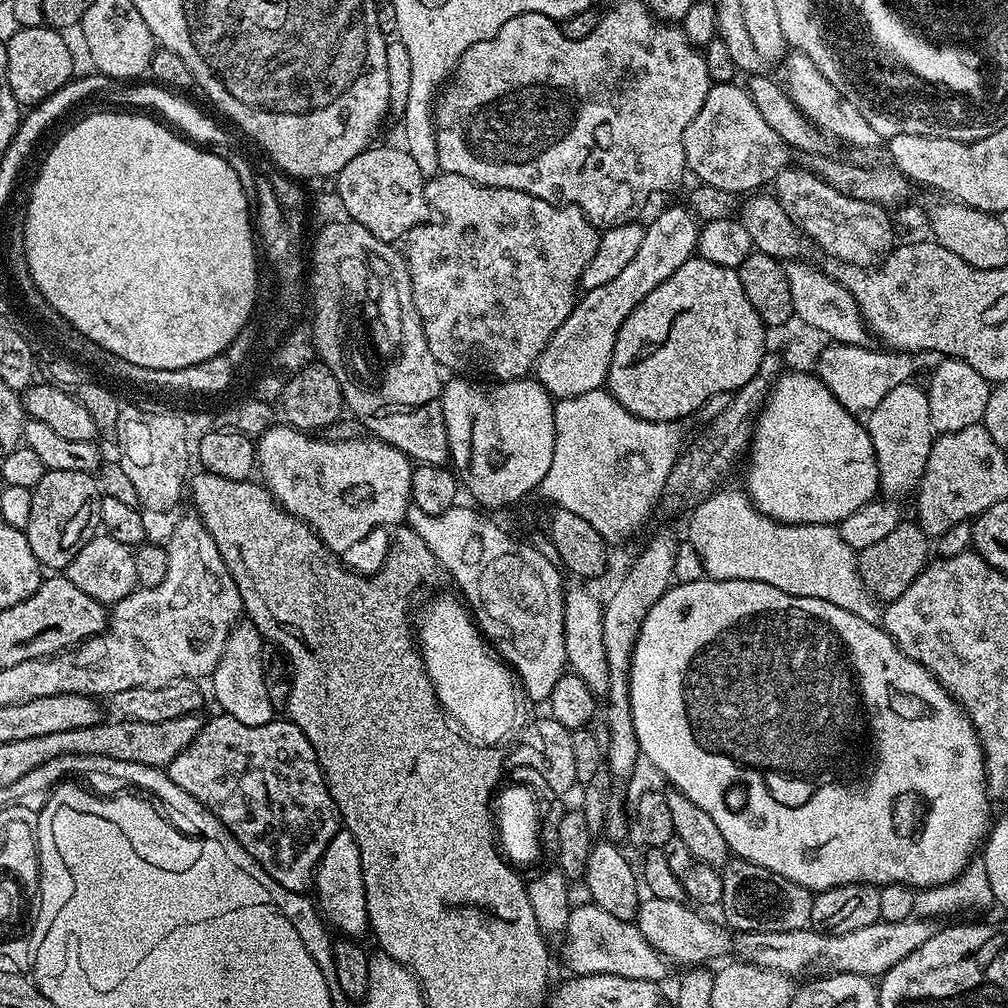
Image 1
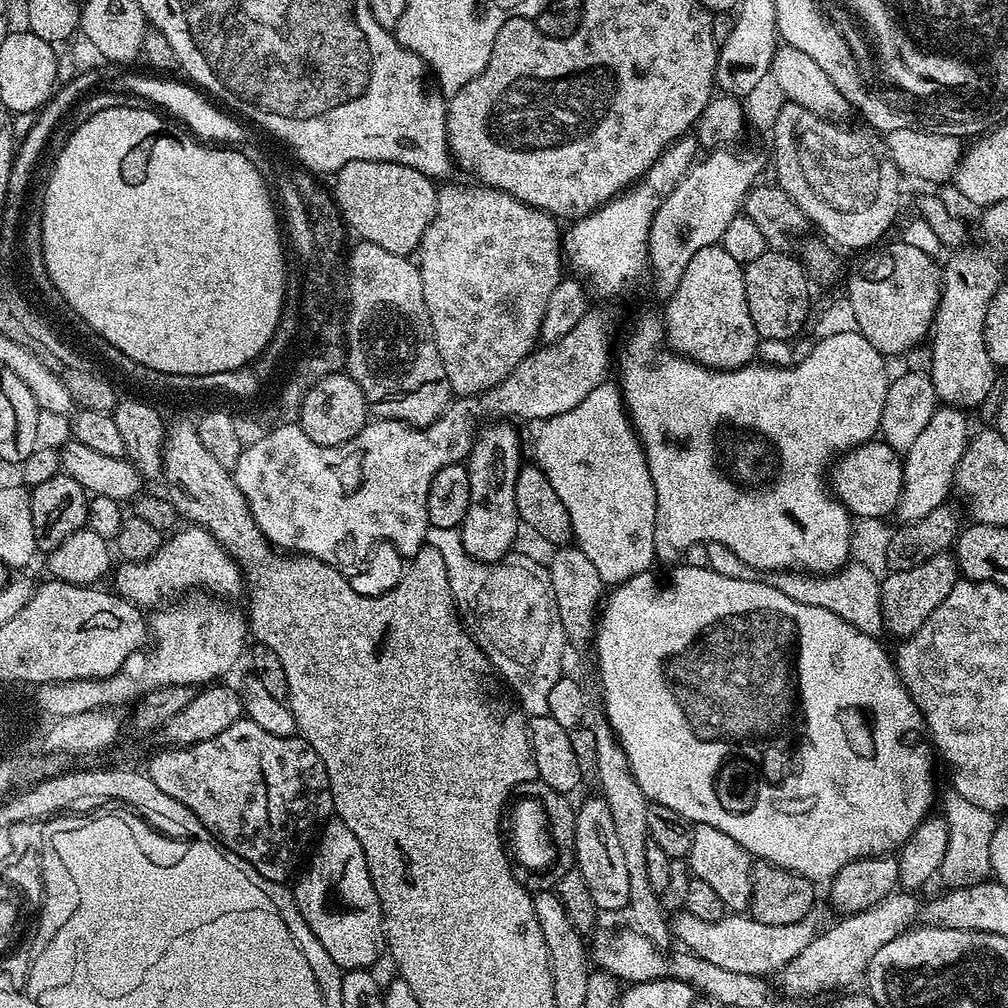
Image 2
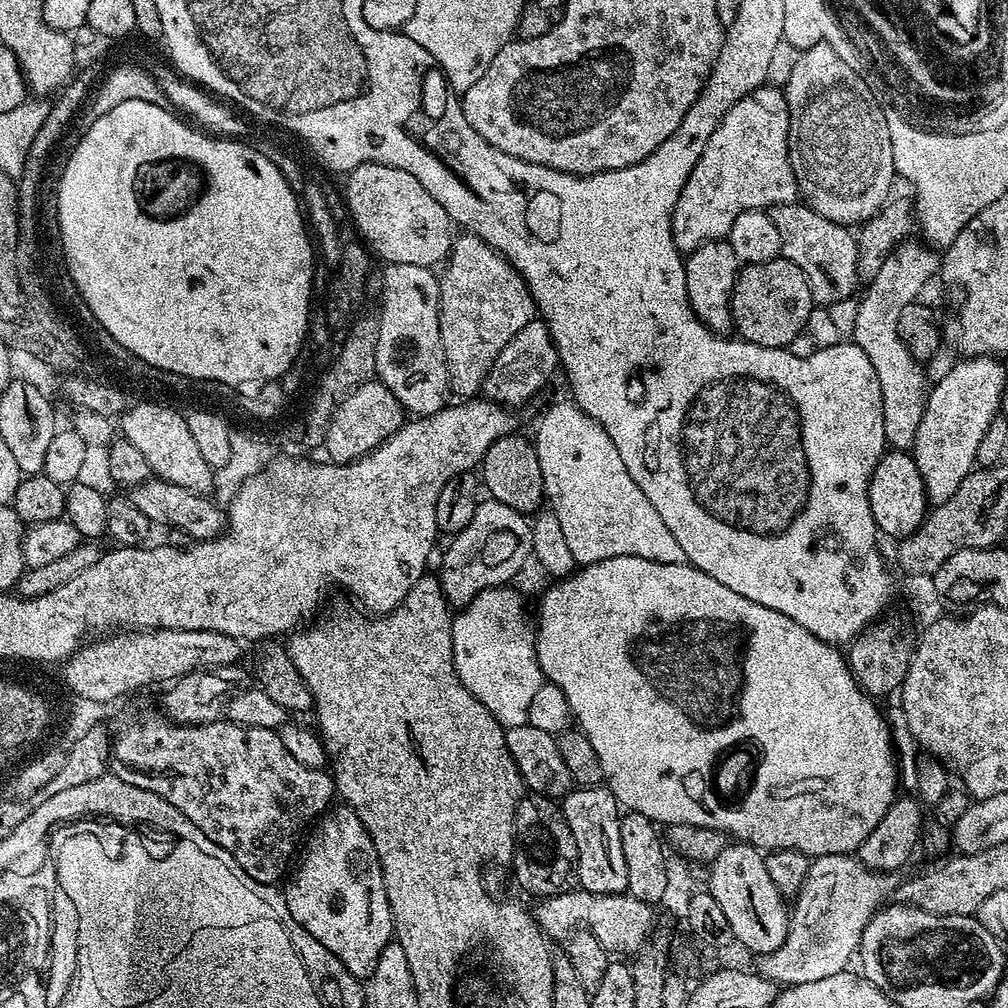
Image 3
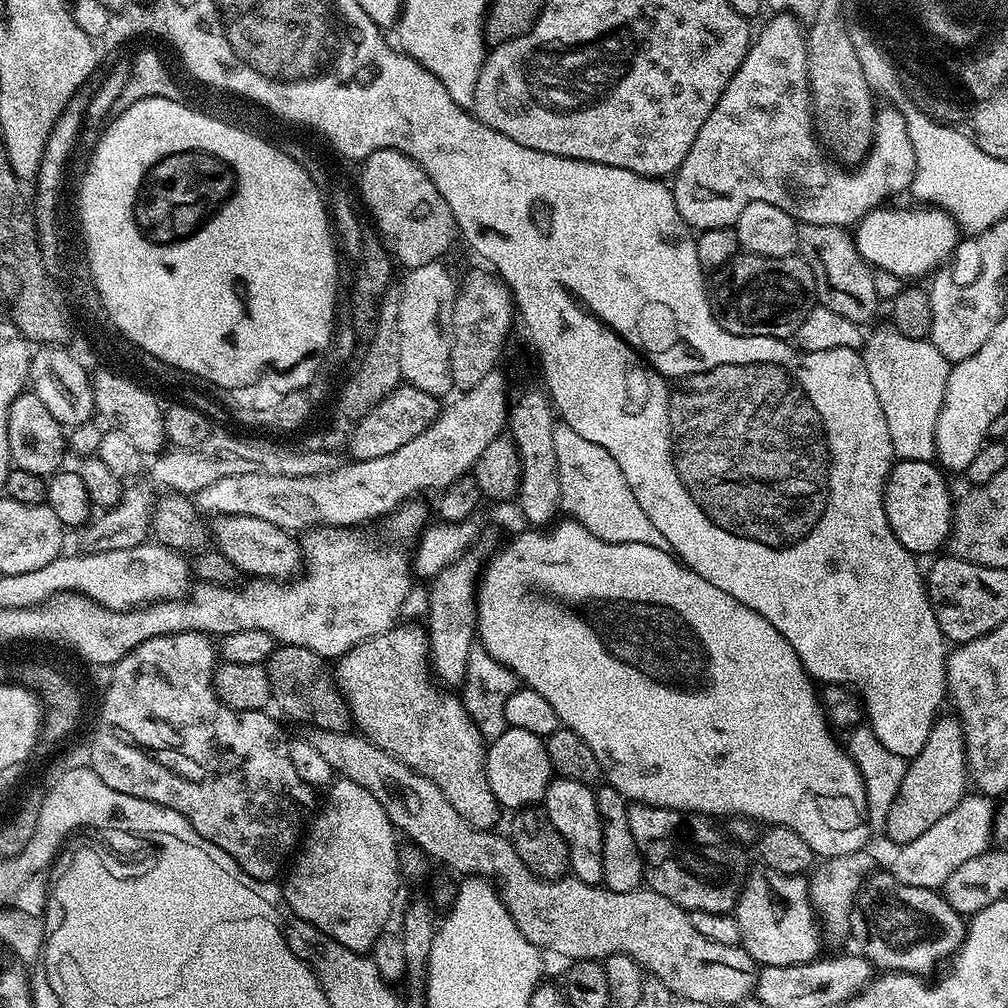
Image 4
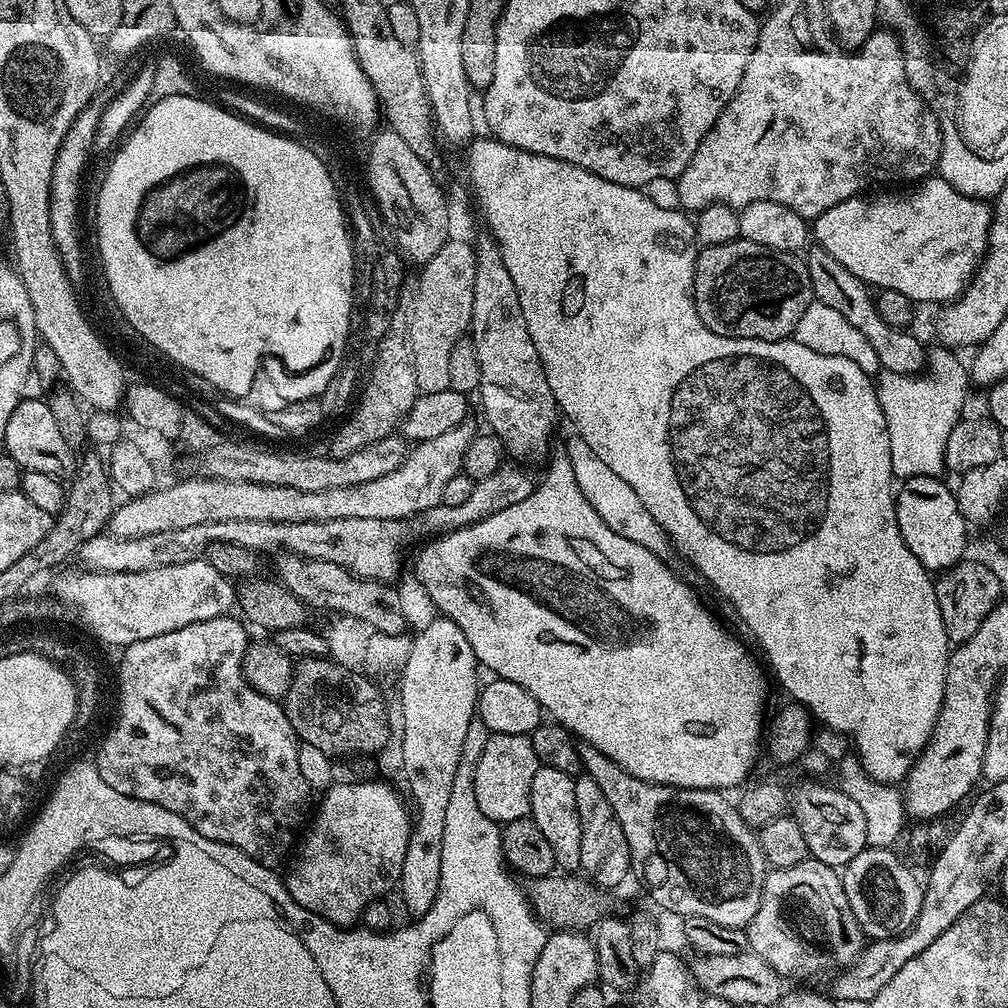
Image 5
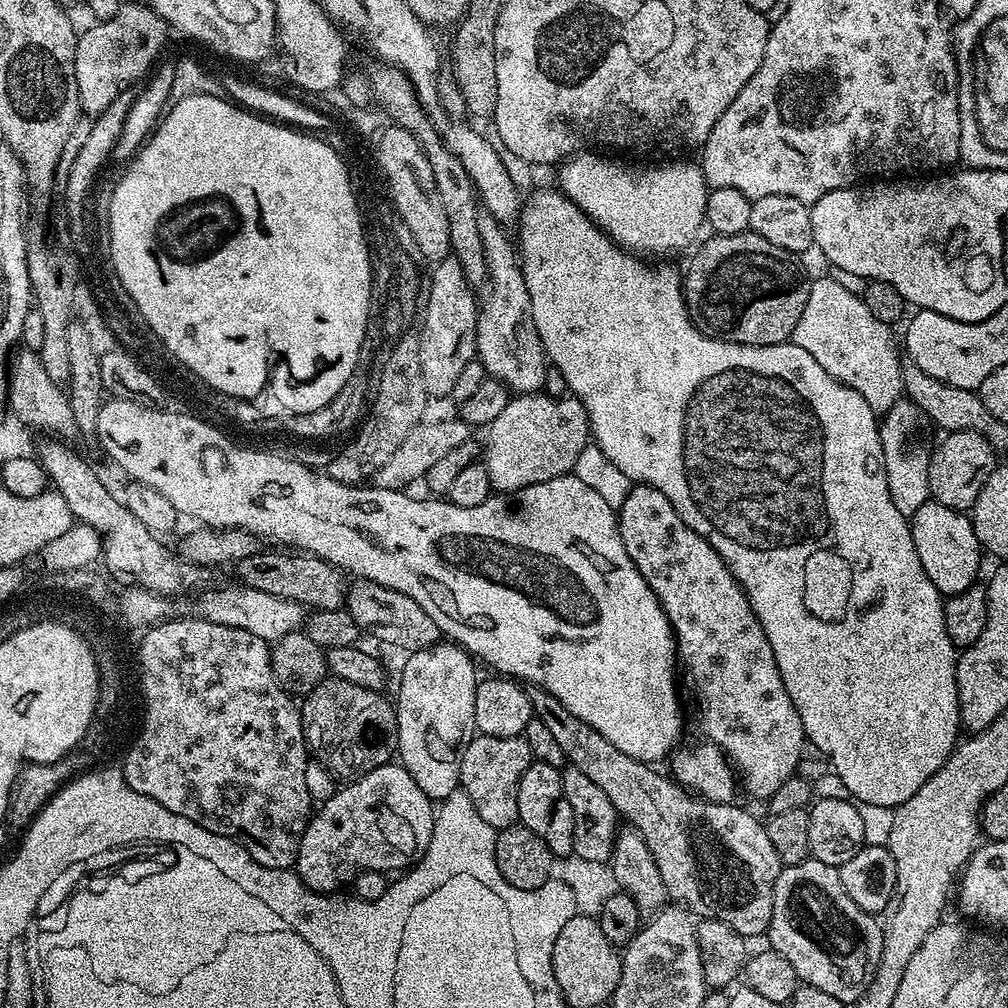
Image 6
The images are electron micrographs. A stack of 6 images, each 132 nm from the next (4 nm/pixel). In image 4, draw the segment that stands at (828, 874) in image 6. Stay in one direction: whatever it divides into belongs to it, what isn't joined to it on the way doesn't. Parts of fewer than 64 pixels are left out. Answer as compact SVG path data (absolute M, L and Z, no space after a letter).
M753 867L748 873L734 915L740 931L740 944L748 951L750 958L756 960L757 965L766 968L794 966L815 960L821 955L822 924L812 905L809 881L803 875L791 876L772 868Z

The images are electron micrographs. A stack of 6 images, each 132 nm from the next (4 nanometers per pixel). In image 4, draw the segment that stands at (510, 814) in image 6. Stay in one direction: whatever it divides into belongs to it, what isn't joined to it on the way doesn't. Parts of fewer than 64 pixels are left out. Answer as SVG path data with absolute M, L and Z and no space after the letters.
M506 729L498 739L487 745L484 765L492 793L504 810L539 805L546 794L548 783L554 778L544 740L538 734L530 734L530 730Z

